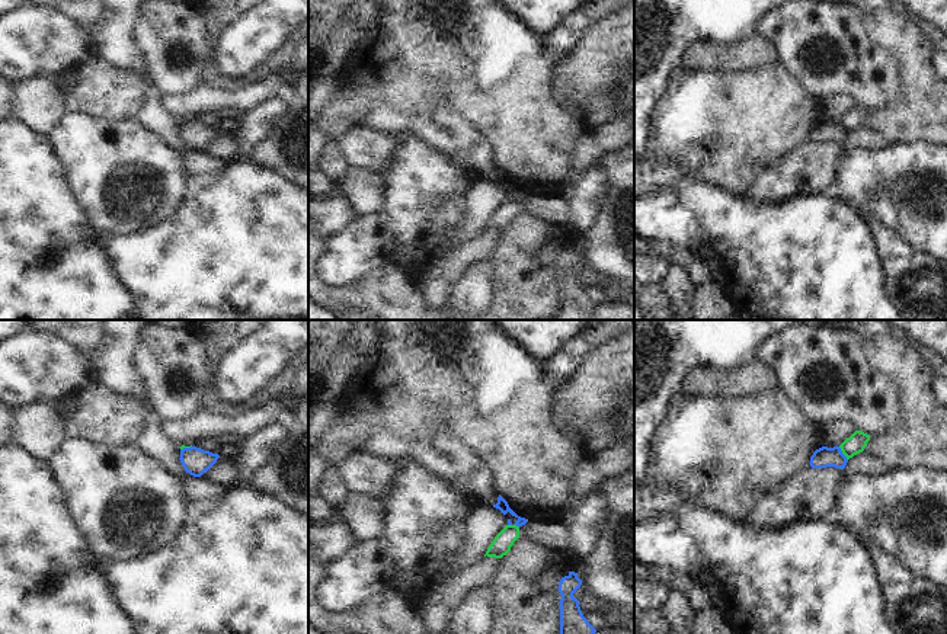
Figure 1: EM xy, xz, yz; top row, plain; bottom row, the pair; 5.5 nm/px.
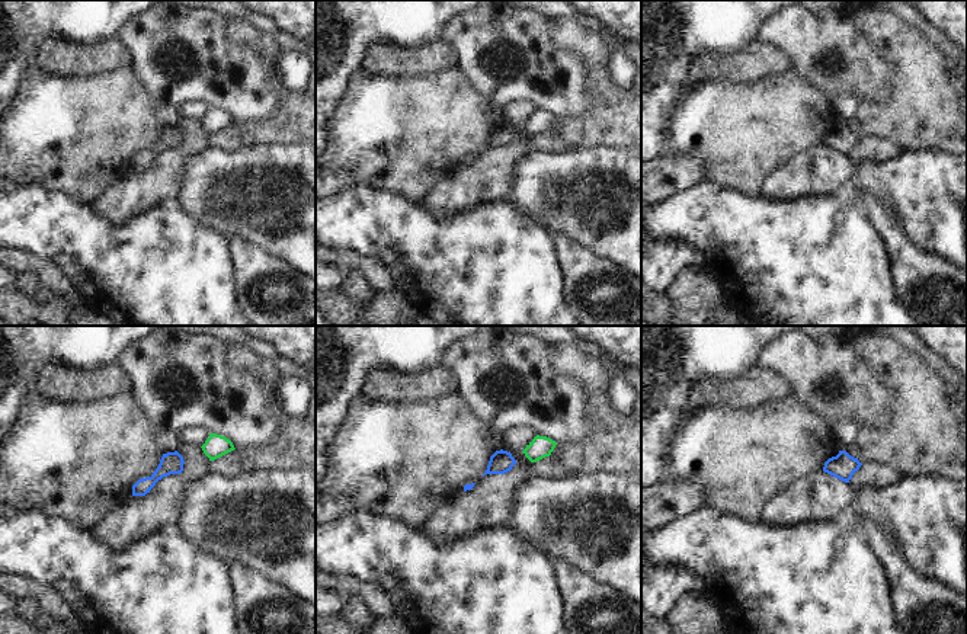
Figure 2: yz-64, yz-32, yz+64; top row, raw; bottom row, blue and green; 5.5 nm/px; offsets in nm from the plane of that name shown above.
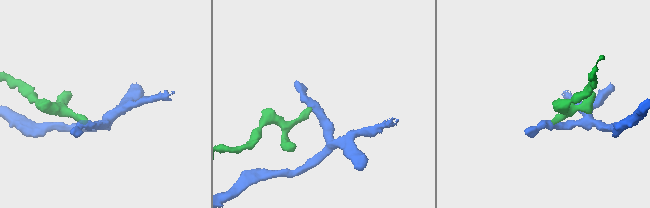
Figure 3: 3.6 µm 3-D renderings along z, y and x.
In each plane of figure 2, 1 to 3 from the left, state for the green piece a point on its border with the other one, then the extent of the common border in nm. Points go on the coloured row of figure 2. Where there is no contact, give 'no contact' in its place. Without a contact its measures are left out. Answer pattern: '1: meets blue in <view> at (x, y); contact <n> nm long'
1: no contact
2: no contact
3: no contact

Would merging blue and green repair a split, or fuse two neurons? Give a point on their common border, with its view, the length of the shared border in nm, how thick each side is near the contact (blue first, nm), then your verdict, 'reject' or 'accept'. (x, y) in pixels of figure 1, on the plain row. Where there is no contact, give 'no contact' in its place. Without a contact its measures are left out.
yz (842, 128) | 90 nm | 120/110 nm | reject

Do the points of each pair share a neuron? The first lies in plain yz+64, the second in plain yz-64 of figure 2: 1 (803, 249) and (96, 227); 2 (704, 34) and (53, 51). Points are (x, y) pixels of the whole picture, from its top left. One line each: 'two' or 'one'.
1: one
2: two

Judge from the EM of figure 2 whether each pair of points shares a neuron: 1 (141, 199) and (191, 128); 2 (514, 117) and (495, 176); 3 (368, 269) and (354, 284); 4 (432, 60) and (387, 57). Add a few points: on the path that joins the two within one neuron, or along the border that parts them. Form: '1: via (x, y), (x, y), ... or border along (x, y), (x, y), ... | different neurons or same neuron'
1: via (157, 182), (189, 146) | same neuron
2: border along (521, 124), (511, 127) | different neurons
3: border along (349, 272), (359, 271), (375, 293) | different neurons
4: via (420, 60), (399, 60) | same neuron

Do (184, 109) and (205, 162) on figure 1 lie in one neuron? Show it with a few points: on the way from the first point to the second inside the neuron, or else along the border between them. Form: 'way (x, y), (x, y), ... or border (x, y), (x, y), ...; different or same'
border (160, 96), (160, 105), (179, 121); different

